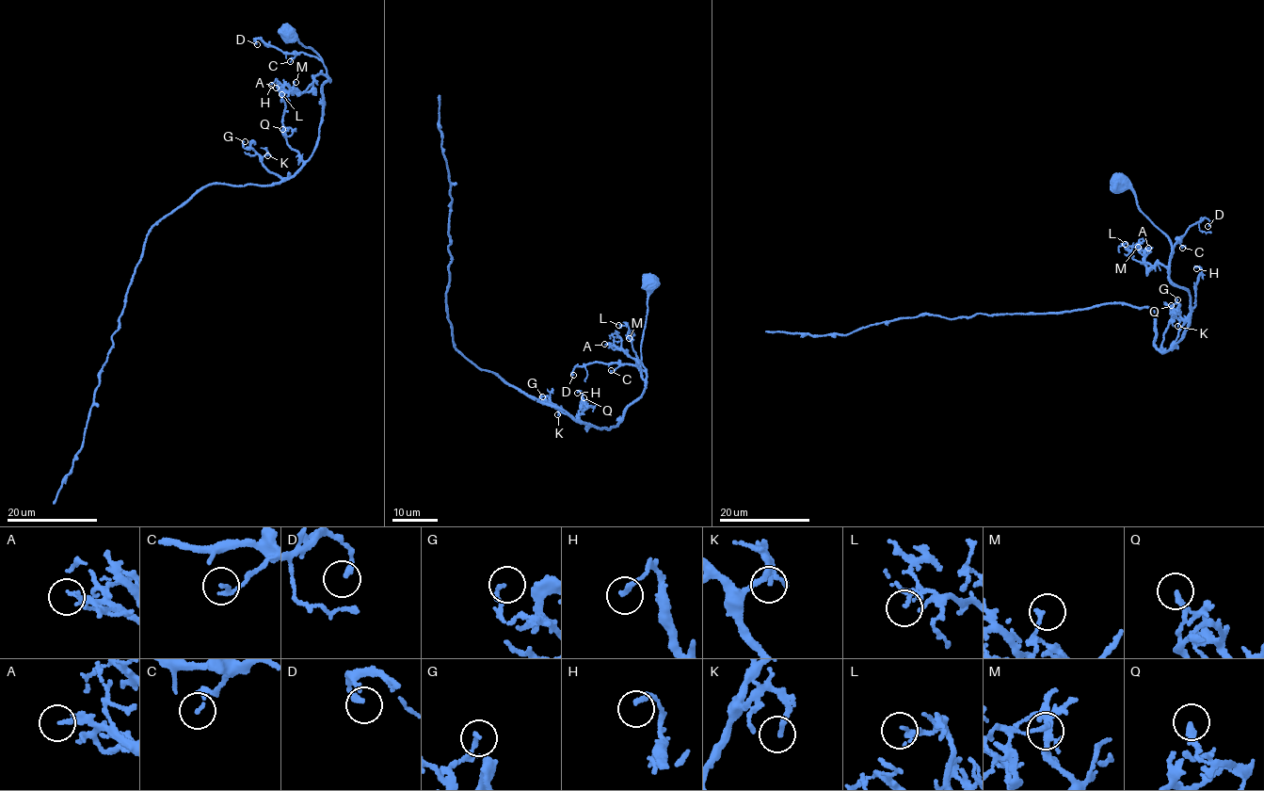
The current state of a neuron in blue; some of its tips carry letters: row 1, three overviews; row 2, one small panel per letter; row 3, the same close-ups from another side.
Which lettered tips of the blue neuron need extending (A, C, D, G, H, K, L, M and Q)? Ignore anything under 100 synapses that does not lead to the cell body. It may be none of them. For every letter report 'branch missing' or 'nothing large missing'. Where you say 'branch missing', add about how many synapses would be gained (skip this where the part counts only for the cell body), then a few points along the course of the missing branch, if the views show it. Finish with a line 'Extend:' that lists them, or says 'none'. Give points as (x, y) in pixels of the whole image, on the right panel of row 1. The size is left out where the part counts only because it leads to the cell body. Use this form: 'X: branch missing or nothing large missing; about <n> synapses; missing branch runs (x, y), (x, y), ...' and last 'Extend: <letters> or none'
A: nothing large missing
C: nothing large missing
D: nothing large missing
G: nothing large missing
H: nothing large missing
K: nothing large missing
L: nothing large missing
M: nothing large missing
Q: nothing large missing
Extend: none

